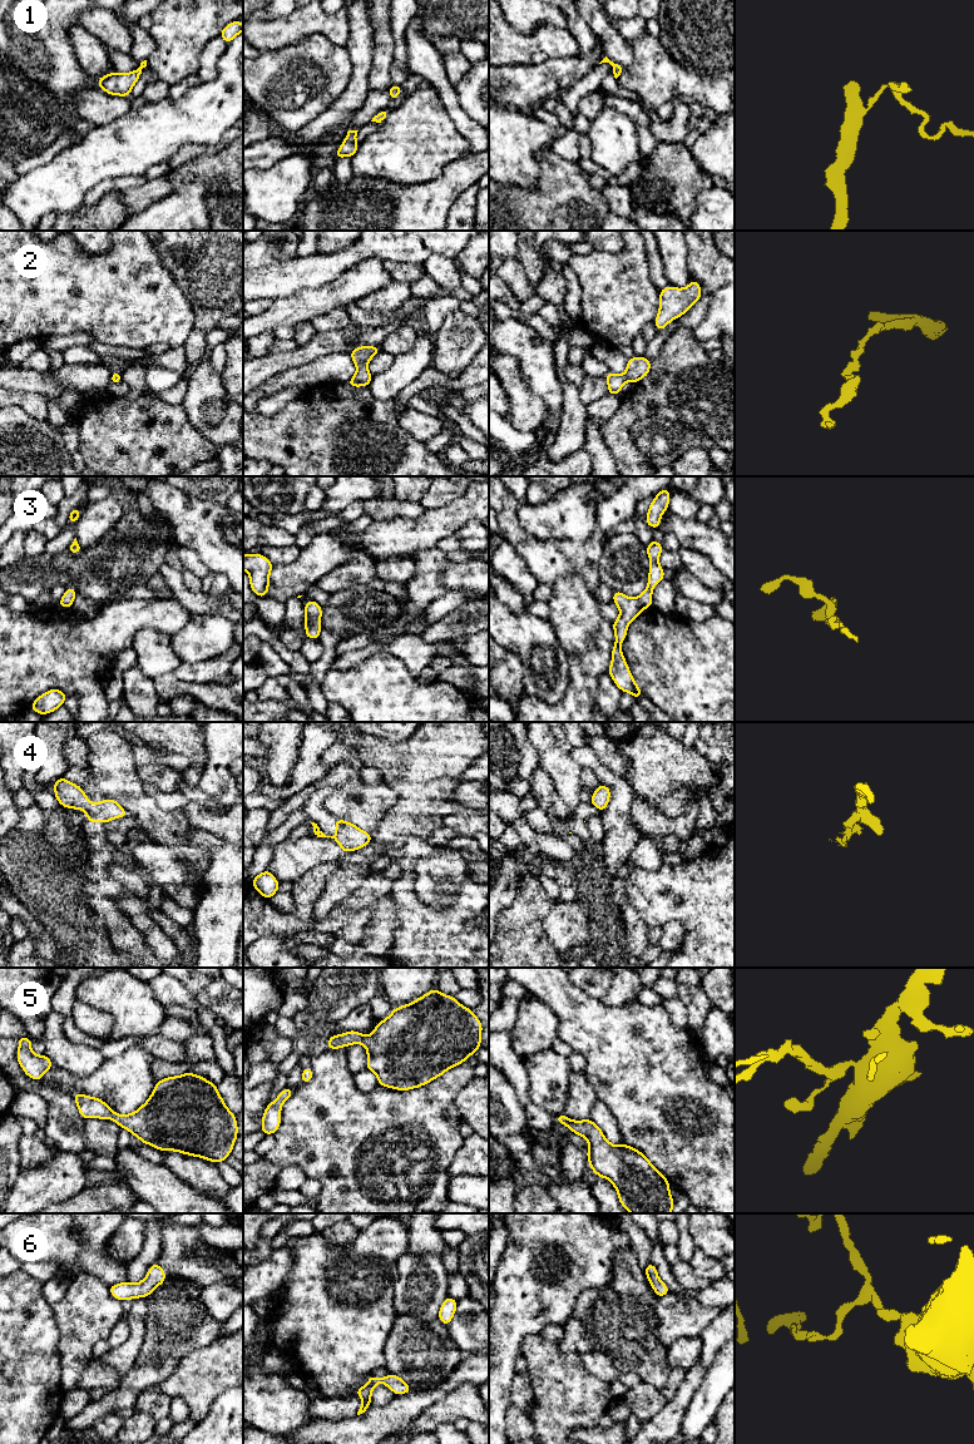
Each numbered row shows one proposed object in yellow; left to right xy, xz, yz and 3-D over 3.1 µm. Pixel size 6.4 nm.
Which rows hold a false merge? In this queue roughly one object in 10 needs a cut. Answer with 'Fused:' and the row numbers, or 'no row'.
Fused: no row

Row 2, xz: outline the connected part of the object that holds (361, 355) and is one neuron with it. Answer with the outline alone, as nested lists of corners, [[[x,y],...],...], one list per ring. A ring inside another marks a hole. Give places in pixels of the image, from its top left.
[[[359,346],[353,348],[350,352],[350,355],[357,370],[353,377],[348,380],[346,384],[352,387],[370,386],[372,375],[370,374],[367,369],[367,364],[380,351],[381,351],[380,346],[367,346],[367,347]]]

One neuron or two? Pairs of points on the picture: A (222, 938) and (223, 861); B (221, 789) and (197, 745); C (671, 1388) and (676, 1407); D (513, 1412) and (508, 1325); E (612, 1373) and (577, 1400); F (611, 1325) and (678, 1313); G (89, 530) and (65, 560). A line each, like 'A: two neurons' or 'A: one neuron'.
A: one neuron
B: two neurons
C: two neurons
D: two neurons
E: two neurons
F: two neurons
G: two neurons

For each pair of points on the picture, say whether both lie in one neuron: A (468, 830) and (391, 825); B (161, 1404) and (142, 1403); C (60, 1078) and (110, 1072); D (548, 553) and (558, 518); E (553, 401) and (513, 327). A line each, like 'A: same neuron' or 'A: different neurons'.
A: different neurons
B: same neuron
C: same neuron
D: different neurons
E: same neuron

